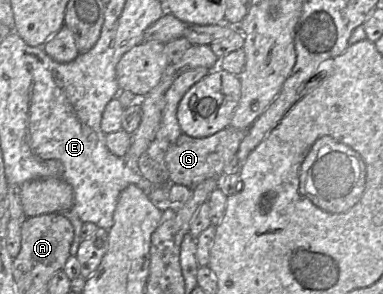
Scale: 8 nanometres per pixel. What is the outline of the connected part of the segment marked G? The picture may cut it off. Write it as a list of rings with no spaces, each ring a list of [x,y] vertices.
[[[228,127],[206,138],[193,138],[182,133],[165,156],[169,183],[193,189],[208,179],[217,179],[228,172],[239,172],[237,152],[246,131]]]

